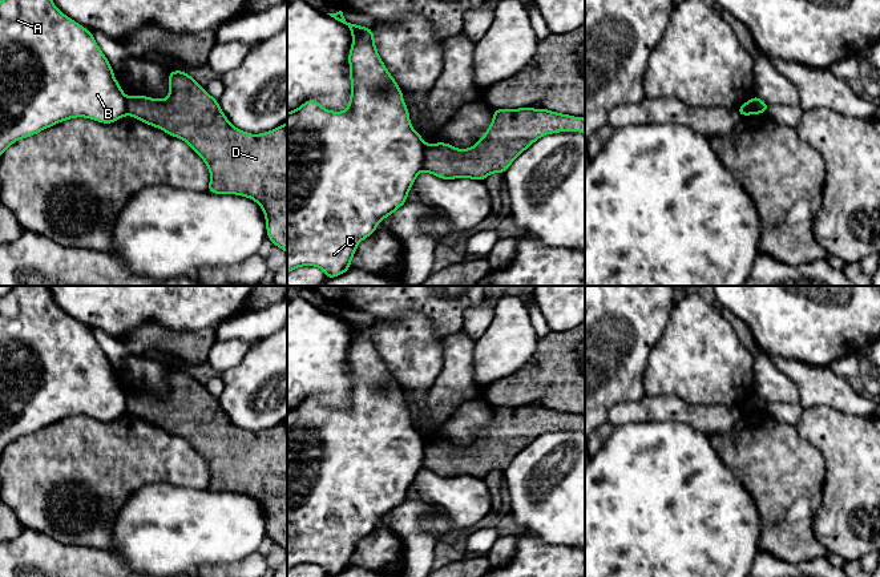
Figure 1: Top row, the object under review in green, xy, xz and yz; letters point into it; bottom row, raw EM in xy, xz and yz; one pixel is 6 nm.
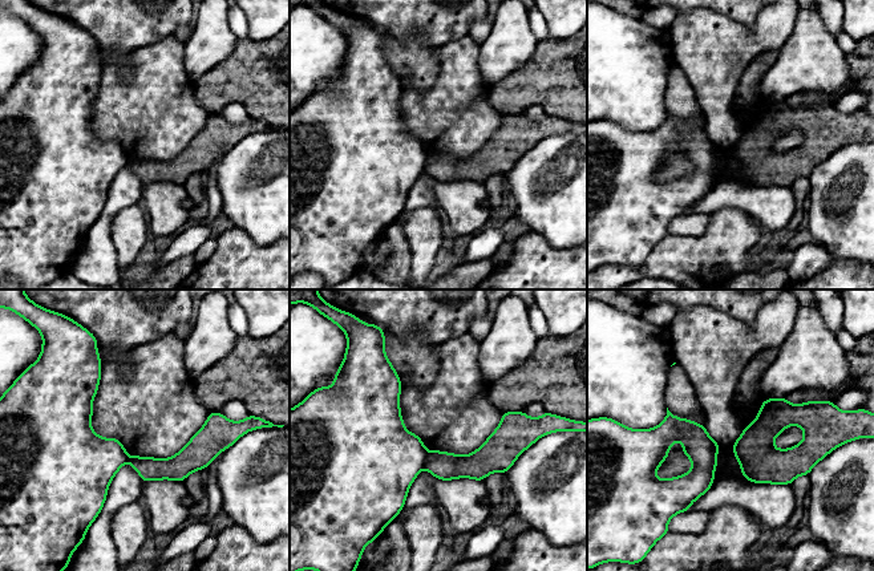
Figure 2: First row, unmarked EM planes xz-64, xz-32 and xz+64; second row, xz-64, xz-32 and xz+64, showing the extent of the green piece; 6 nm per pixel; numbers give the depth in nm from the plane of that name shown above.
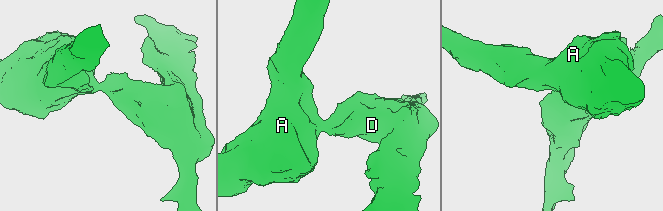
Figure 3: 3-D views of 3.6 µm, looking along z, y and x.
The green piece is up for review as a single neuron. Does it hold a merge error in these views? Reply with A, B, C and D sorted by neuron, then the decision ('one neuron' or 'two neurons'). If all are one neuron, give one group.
A B C / D | two neurons

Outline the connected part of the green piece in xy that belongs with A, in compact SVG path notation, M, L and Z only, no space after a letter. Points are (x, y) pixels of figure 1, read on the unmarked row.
M15 286L0 298L0 455L13 440L35 433L65 417L85 415L102 421L112 421L128 412L128 395L114 376L113 367L102 348L98 346L90 328L65 314L52 299L49 286Z

